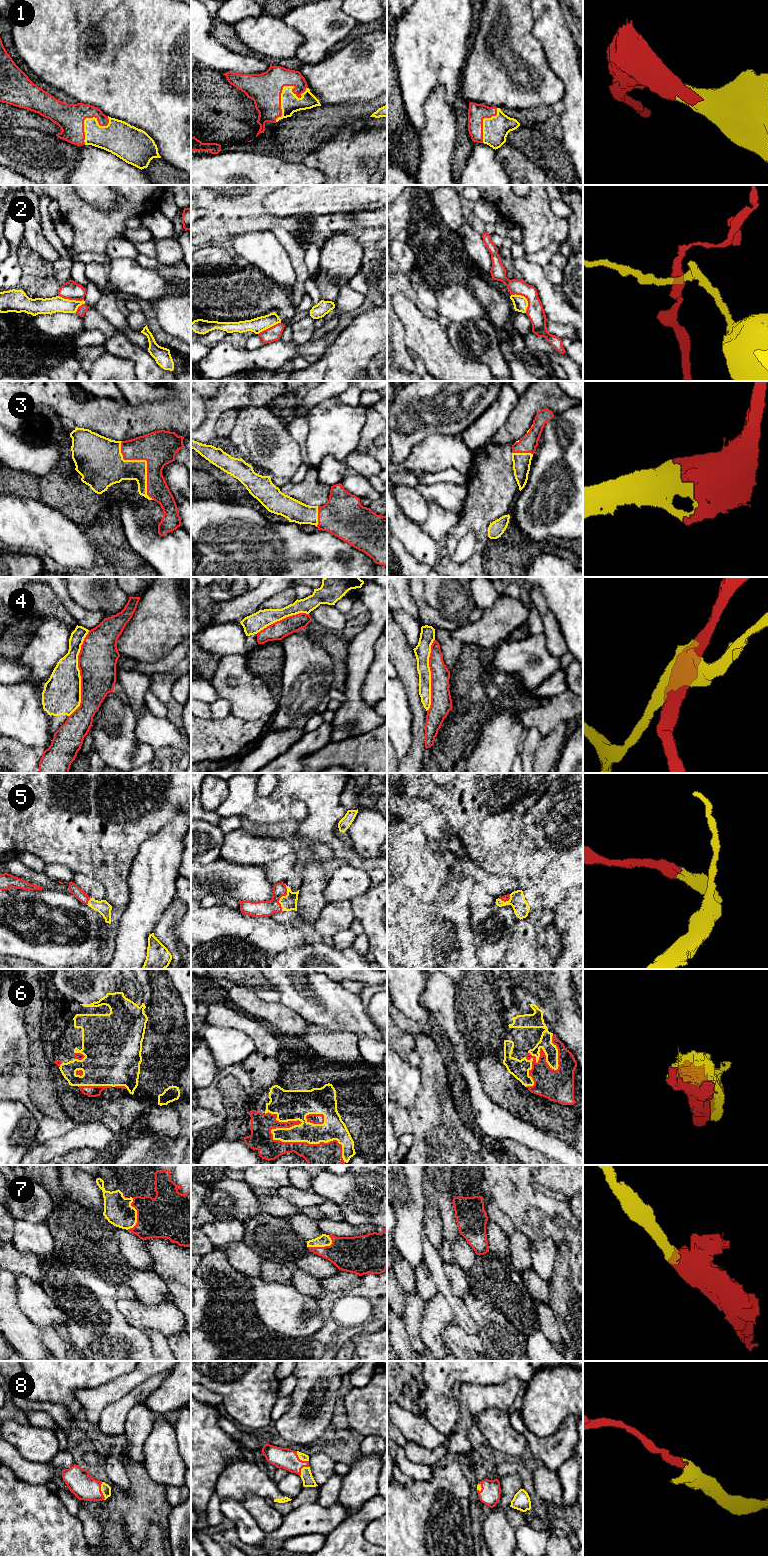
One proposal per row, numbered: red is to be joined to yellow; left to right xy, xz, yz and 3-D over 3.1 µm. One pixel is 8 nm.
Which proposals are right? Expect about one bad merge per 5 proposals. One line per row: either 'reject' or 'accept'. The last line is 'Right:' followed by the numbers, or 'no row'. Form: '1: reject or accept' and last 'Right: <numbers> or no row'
1: accept
2: reject
3: accept
4: reject
5: accept
6: accept
7: accept
8: accept
Right: 1, 3, 5, 6, 7, 8

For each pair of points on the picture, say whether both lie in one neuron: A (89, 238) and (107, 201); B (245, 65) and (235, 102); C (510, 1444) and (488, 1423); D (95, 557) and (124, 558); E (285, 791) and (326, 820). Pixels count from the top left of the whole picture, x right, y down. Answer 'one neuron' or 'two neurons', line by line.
A: two neurons
B: two neurons
C: one neuron
D: two neurons
E: one neuron

